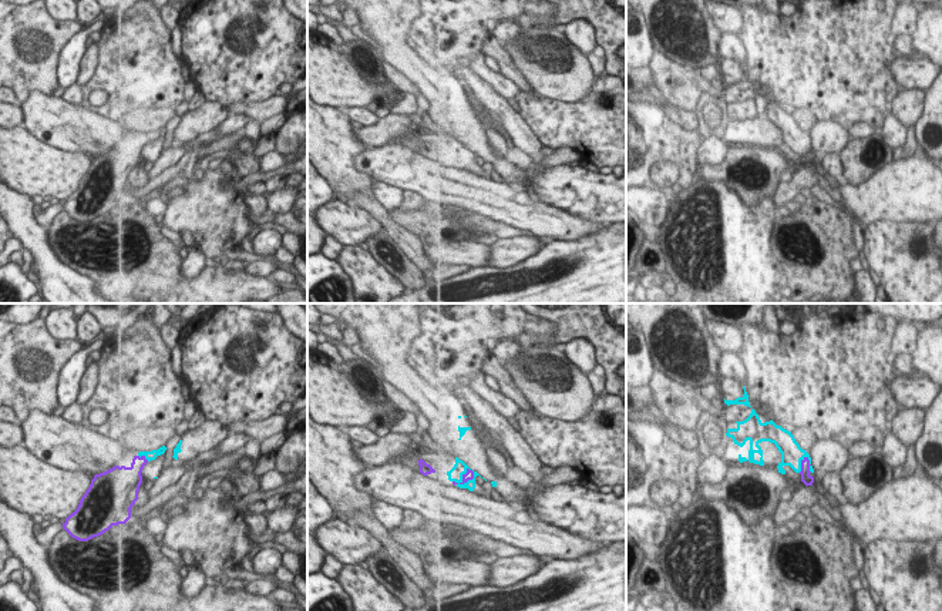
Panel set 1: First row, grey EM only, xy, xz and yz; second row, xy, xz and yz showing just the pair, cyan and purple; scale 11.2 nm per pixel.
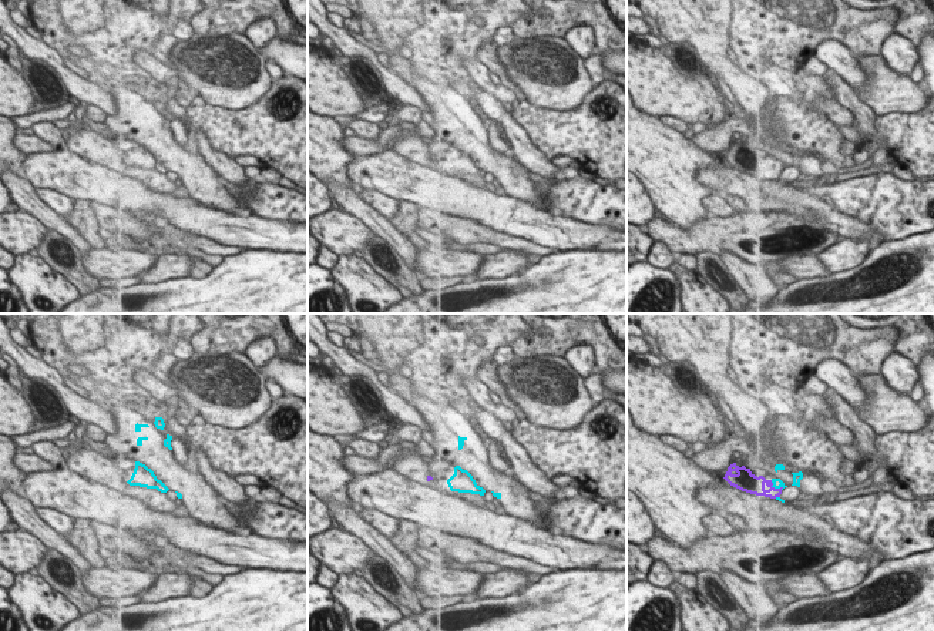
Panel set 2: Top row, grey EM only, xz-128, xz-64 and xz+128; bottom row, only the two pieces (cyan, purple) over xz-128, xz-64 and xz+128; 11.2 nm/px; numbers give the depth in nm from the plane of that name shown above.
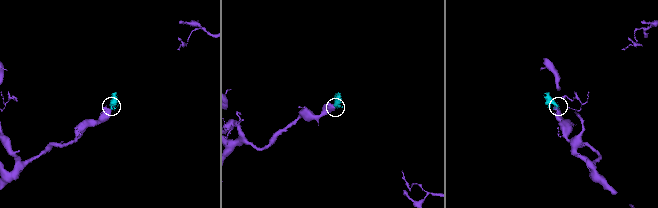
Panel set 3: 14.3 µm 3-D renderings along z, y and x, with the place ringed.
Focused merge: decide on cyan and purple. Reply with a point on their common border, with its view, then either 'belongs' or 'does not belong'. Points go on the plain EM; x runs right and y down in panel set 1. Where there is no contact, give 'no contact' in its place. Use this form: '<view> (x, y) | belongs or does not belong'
yz (810, 144) | belongs

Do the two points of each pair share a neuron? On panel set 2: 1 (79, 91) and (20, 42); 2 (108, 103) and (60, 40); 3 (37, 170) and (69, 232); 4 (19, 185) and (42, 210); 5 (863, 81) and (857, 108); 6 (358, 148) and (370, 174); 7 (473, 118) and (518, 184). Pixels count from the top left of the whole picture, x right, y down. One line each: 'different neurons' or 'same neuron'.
1: same neuron
2: different neurons
3: different neurons
4: same neuron
5: different neurons
6: different neurons
7: same neuron

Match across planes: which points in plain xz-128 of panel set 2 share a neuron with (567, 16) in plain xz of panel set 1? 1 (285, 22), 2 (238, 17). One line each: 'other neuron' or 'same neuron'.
1: same neuron
2: same neuron

